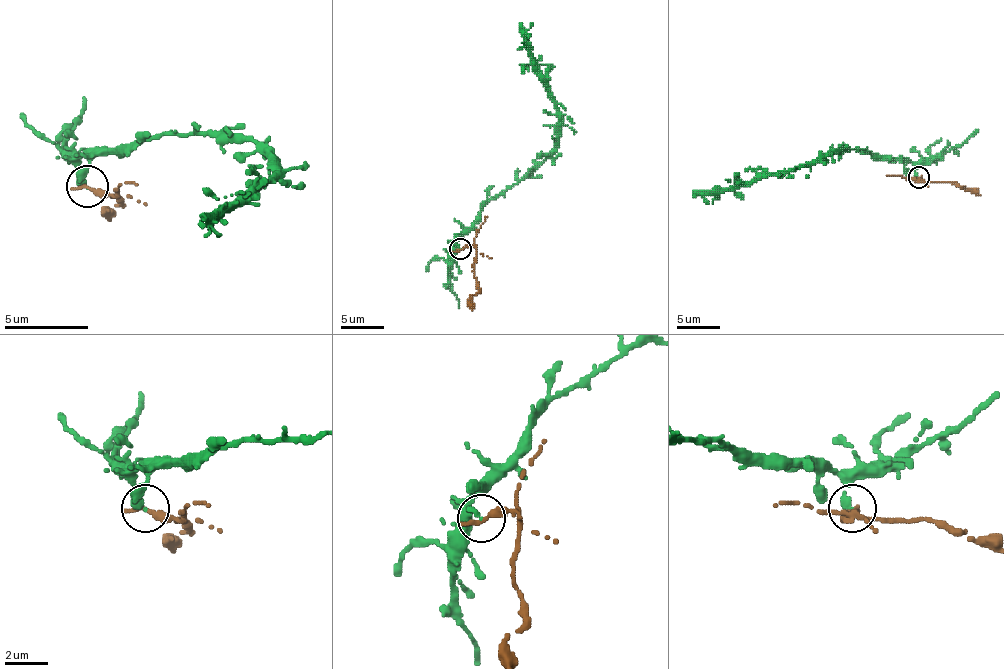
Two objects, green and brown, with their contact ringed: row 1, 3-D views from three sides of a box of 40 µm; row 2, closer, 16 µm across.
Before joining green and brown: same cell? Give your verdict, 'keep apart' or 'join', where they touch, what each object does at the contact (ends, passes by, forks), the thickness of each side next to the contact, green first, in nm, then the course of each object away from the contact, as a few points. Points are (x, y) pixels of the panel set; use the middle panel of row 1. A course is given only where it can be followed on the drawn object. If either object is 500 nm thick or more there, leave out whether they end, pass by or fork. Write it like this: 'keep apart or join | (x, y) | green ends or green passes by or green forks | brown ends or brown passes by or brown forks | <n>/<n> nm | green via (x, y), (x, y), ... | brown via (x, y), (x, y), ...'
keep apart | (460, 249) | green ends | brown ends | 340/340 nm | green via (461, 249), (456, 245), (480, 210), (524, 180), (554, 149), (559, 108), (530, 53), (526, 32), (533, 23) | brown via (461, 249), (472, 245), (476, 249), (478, 290), (472, 297), (472, 310)

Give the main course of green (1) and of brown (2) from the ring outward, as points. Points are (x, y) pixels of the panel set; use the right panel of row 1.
1: (919, 177), (910, 160), (880, 160), (869, 151), (832, 149), (819, 162), (693, 197)
2: (919, 177), (915, 180), (954, 182), (980, 195)

